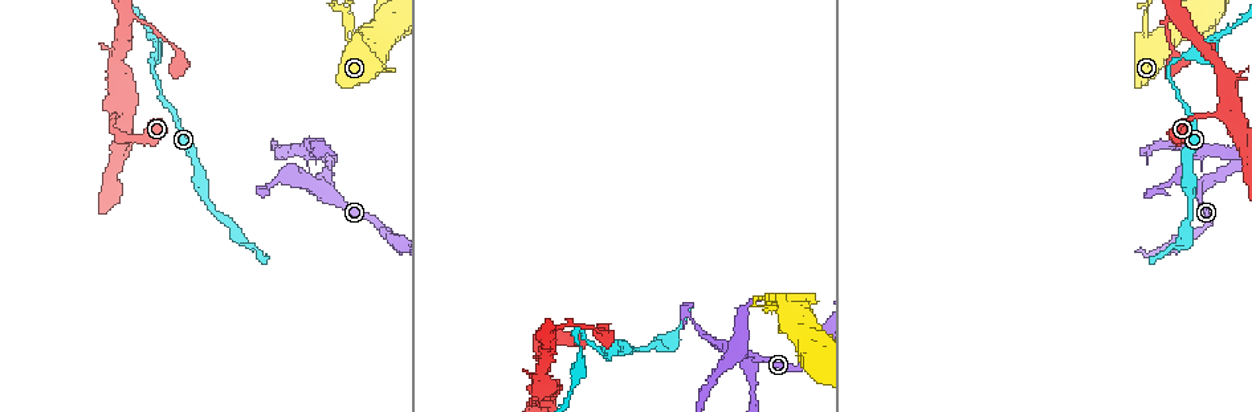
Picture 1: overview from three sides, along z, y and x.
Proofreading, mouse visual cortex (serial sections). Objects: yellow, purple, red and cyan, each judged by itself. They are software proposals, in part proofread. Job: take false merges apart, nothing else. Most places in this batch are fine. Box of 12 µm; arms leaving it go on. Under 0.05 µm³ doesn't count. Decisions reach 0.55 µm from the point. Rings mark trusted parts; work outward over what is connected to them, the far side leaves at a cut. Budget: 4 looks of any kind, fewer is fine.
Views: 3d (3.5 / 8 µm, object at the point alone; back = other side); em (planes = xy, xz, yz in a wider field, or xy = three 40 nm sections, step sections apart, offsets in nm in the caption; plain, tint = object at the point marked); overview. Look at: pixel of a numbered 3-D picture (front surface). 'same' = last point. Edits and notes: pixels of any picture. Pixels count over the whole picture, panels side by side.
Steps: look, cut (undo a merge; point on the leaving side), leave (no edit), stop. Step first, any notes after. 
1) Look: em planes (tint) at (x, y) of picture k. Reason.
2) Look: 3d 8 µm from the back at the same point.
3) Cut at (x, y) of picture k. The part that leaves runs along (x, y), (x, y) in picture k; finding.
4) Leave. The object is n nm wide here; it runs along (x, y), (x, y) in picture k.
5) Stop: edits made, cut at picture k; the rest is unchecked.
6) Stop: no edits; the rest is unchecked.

Look: 3d 3.5 µm at (1196, 192) of picture 1. Small branch off a trunk.

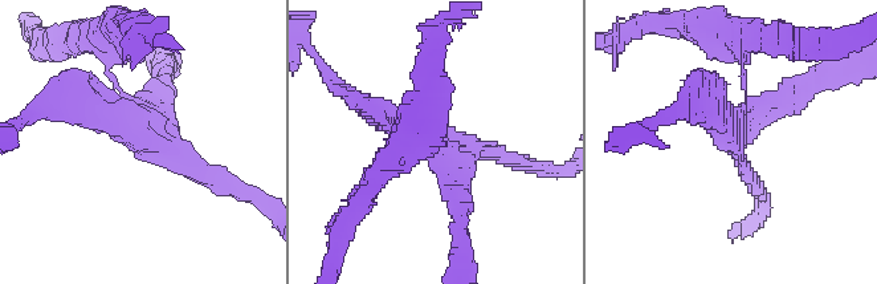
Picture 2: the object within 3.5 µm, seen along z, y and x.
Look: em xy step 2 (tint) at (729, 131) of picture 2. 3 arms meet here; the arms are 100, 200, 300 nm wide.

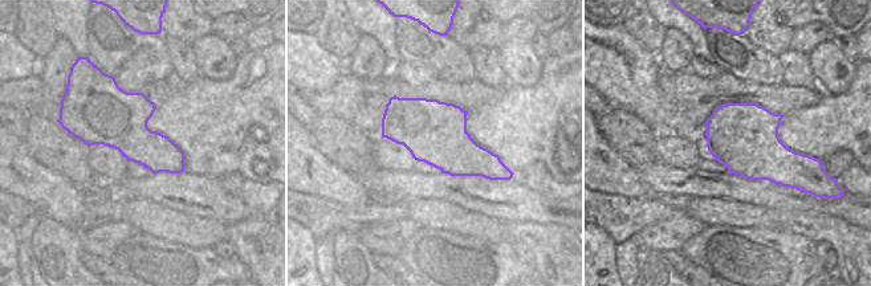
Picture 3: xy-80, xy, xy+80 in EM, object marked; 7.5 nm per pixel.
Cut at (101, 52) of picture 2. The part that leaves runs along (118, 84), (109, 64), (130, 27) in picture 2; a second cell is stuck on.

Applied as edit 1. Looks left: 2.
Look: 3d 3.5 µm from the back at (1150, 34) of picture 1.

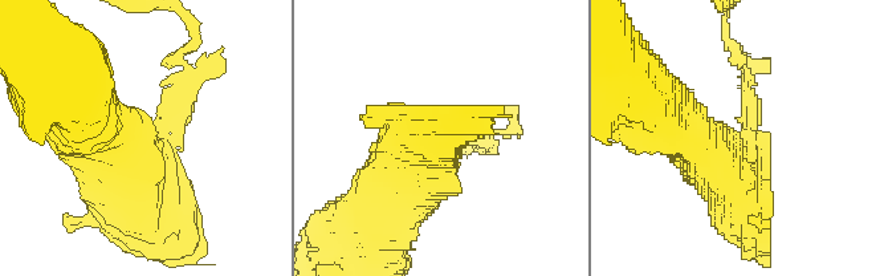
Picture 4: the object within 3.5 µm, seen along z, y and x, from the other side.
Look: em xy step 5 (tint) at (161, 131) of picture 4. The arms are 150, 700 nm wide; need the tissue.

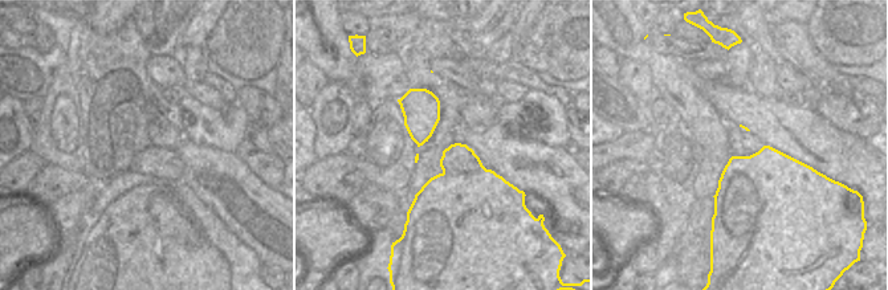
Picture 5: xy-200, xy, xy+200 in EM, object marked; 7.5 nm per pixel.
Cut at (174, 81) of picture 4. The part that leaves runs along (164, 124), (210, 57) in picture 4; two cells meet here.

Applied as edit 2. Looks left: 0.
Stop: edits made, cut at picture 2, cut at picture 4; the rest is unchecked.

